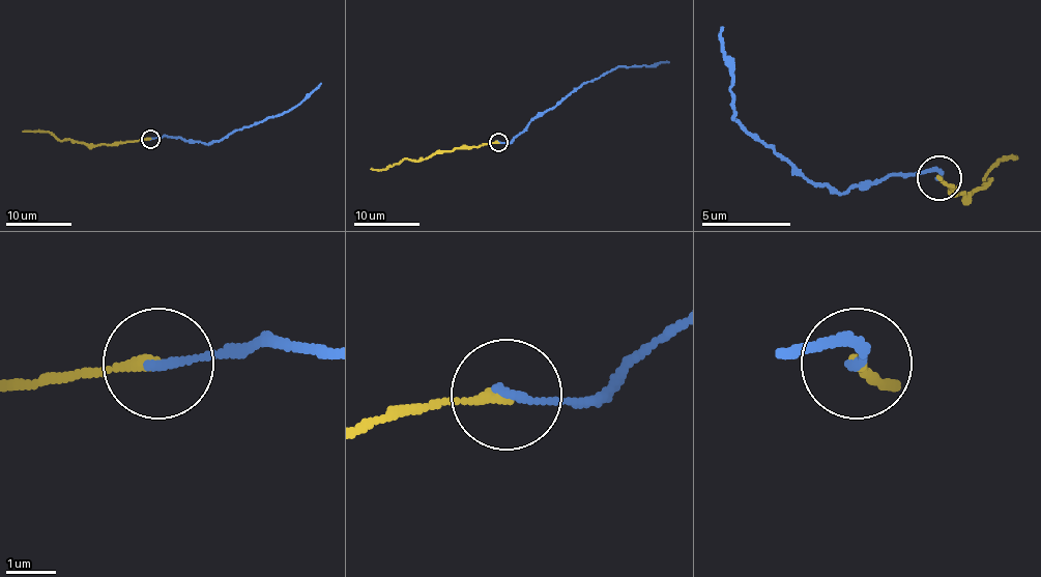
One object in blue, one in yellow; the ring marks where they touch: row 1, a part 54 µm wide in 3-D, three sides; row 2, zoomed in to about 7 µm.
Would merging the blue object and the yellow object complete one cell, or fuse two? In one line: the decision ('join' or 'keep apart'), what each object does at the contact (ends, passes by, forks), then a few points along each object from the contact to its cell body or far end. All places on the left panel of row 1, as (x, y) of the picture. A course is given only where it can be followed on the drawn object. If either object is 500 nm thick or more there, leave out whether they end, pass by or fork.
join; blue ends there; yellow ends there; blue runs (150, 138), (181, 137), (202, 143), (219, 141), (235, 130), (276, 117), (300, 104), (320, 83); yellow runs (150, 138), (88, 145), (55, 138), (48, 132), (23, 132)

